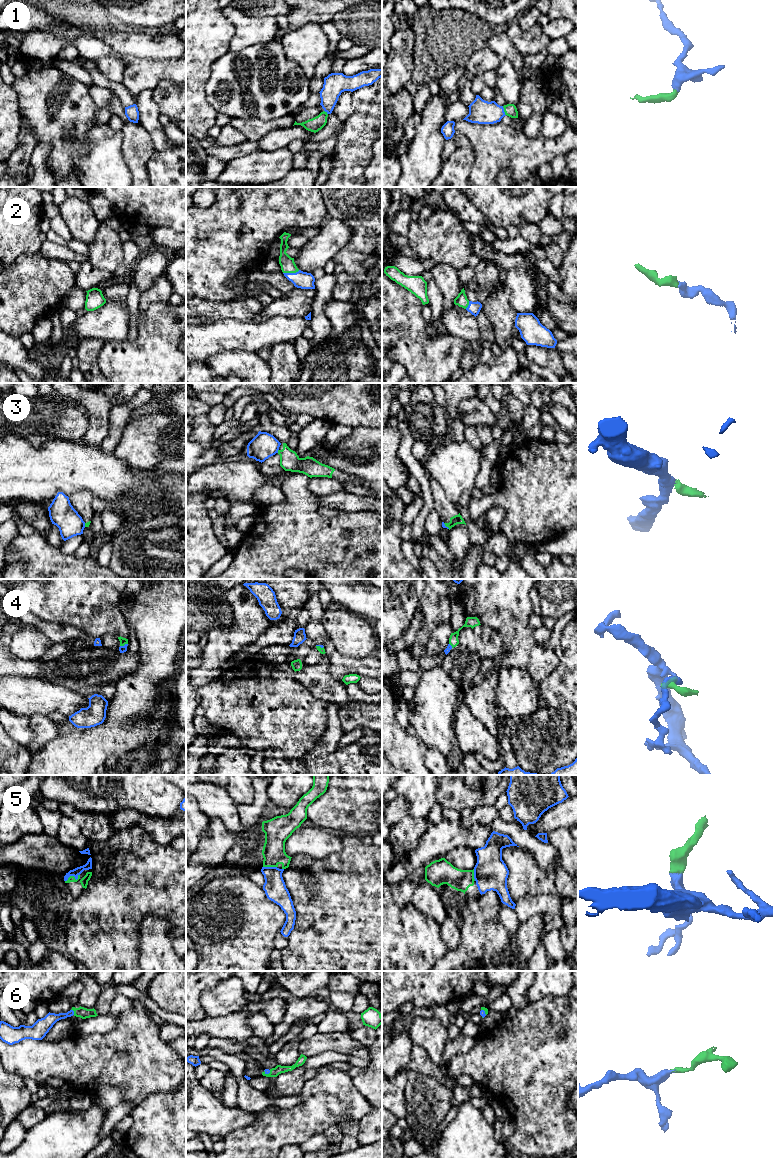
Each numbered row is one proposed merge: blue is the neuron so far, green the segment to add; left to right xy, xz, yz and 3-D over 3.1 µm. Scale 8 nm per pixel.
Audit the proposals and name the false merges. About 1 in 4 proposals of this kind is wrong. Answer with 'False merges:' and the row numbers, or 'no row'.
False merges: 3

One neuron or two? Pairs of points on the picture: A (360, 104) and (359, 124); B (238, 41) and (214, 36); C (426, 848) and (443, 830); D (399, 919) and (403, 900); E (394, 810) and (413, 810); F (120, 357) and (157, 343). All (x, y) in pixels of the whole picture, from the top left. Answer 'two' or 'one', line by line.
A: one
B: two
C: one
D: two
E: two
F: one

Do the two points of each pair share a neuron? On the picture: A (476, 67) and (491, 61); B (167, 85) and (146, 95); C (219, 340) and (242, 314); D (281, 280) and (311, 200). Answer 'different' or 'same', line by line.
A: same
B: different
C: different
D: different

